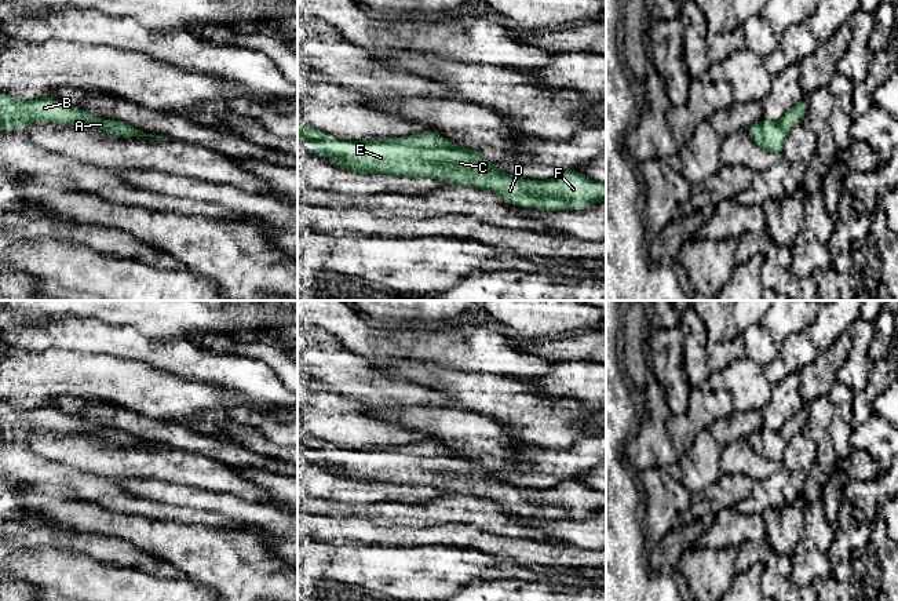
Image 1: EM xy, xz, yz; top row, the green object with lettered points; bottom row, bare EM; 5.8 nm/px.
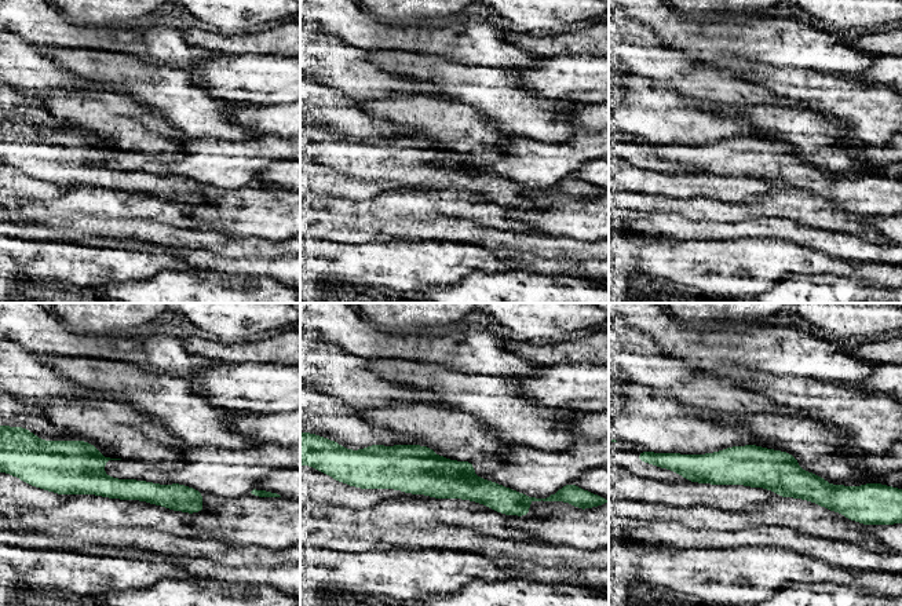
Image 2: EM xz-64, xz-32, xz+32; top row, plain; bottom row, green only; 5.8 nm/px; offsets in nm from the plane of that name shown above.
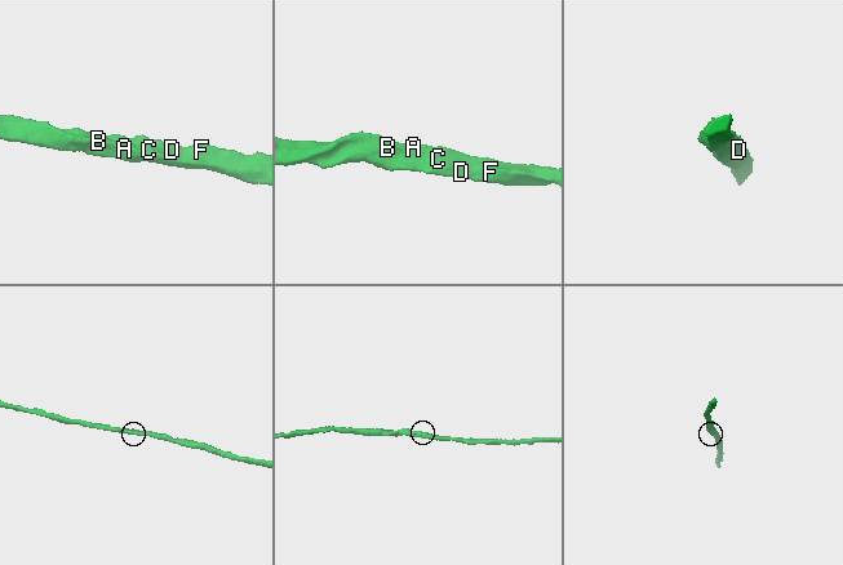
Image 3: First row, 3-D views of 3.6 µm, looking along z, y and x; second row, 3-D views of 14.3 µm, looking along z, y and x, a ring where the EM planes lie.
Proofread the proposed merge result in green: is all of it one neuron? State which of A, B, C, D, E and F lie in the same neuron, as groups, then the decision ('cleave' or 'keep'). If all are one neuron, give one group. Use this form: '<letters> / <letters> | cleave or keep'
A B C D E F | keep

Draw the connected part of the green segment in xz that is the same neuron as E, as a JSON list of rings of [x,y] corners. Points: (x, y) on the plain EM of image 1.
[[[297,434],[297,451],[307,448],[309,455],[315,458],[314,465],[317,467],[329,465],[336,470],[336,476],[358,482],[387,482],[448,489],[457,495],[490,499],[518,516],[537,517],[540,520],[583,518],[606,509],[606,493],[584,487],[576,478],[565,480],[541,491],[519,488],[503,481],[494,471],[481,466],[478,460],[467,455],[459,456],[431,440],[388,449],[340,449],[325,444],[315,437]]]

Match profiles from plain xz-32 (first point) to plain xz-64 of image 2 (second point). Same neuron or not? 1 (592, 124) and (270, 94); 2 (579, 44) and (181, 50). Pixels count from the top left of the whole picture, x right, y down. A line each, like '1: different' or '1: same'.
1: different
2: different

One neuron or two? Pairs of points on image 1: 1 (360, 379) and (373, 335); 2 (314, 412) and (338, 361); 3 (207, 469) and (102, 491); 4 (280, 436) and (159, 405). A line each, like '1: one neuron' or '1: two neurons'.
1: two neurons
2: two neurons
3: two neurons
4: two neurons

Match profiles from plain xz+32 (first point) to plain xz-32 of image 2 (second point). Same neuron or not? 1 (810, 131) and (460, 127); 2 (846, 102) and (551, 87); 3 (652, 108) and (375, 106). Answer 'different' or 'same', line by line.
1: same
2: different
3: different

